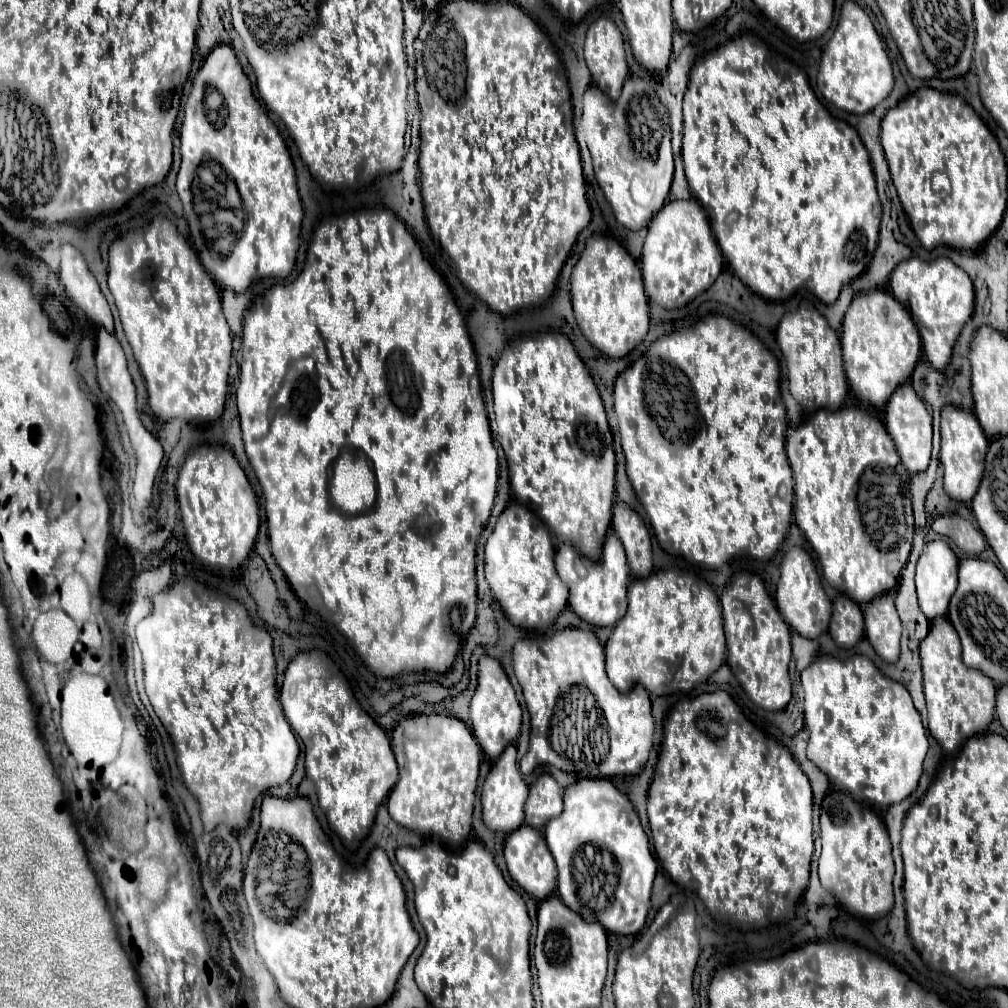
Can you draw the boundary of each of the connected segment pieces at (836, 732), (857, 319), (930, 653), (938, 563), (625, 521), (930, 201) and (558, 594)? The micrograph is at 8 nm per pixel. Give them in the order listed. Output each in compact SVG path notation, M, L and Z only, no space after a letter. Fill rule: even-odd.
M819 656L809 668L805 668L801 672L801 684L803 684L803 690L805 690L805 728L809 732L809 742L807 742L807 758L821 770L827 774L827 778L839 788L839 790L845 790L849 792L857 802L865 802L869 806L873 806L875 810L887 810L889 806L901 802L905 796L909 796L917 784L919 784L919 776L921 776L921 768L923 768L923 760L925 760L925 754L929 750L929 742L927 742L927 734L925 734L925 728L921 724L921 716L917 712L917 708L913 706L913 700L909 696L909 692L897 684L895 680L883 676L875 664L867 658L867 656L853 656L849 660L837 660L833 656Z
M871 290L853 298L841 332L843 370L851 390L871 406L885 406L893 390L911 378L921 356L921 338L905 308L885 290Z
M937 618L931 622L927 638L921 642L921 666L923 666L923 688L927 700L927 718L929 718L929 732L931 736L943 746L945 752L955 752L963 746L963 742L975 734L981 734L995 716L995 692L997 688L985 674L979 670L969 670L961 662L961 642L957 642L957 632L953 630L947 618Z
M935 540L925 546L925 550L917 562L915 584L917 584L917 600L921 606L921 612L929 620L933 620L937 616L945 616L947 608L949 608L949 598L953 596L953 590L957 588L957 558L955 558L953 550L947 546L947 542Z
M617 502L613 506L613 530L623 542L627 564L633 578L647 578L653 570L651 560L651 536L641 516L627 504Z
M919 88L887 110L881 142L897 196L923 248L947 244L973 252L997 230L1007 206L1005 156L995 136L961 96ZM931 170L943 170L949 176L949 194L931 190Z
M511 502L499 516L485 546L485 578L511 624L545 632L567 606L569 588L555 570L555 548L547 526L525 506Z

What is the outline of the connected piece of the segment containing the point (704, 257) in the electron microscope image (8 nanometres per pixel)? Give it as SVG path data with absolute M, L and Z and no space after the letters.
M671 200L653 216L641 256L645 294L651 302L659 304L665 310L687 306L695 296L705 292L717 280L721 266L723 254L697 200Z

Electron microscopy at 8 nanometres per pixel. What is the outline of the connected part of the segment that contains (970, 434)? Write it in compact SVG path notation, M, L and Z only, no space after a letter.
M955 406L941 410L941 466L945 468L945 492L949 498L969 504L977 492L983 476L983 462L989 448L989 440L983 434L977 418Z

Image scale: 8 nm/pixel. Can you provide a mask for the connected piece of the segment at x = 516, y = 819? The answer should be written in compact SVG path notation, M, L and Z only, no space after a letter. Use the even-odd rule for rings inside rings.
M507 746L505 754L493 764L481 792L481 804L483 804L483 824L493 832L513 832L523 824L523 806L527 800L527 784L523 790L523 776L517 764L517 750L515 746ZM525 792L525 796L523 796Z

